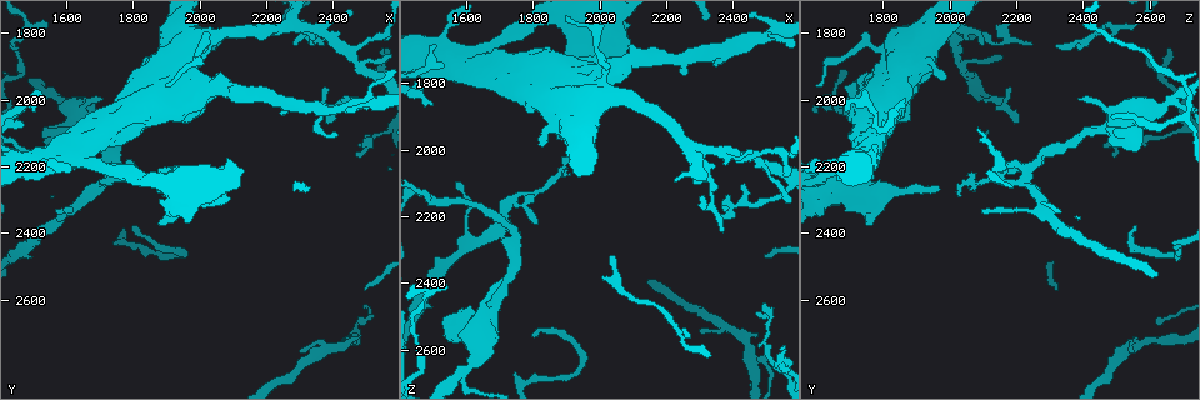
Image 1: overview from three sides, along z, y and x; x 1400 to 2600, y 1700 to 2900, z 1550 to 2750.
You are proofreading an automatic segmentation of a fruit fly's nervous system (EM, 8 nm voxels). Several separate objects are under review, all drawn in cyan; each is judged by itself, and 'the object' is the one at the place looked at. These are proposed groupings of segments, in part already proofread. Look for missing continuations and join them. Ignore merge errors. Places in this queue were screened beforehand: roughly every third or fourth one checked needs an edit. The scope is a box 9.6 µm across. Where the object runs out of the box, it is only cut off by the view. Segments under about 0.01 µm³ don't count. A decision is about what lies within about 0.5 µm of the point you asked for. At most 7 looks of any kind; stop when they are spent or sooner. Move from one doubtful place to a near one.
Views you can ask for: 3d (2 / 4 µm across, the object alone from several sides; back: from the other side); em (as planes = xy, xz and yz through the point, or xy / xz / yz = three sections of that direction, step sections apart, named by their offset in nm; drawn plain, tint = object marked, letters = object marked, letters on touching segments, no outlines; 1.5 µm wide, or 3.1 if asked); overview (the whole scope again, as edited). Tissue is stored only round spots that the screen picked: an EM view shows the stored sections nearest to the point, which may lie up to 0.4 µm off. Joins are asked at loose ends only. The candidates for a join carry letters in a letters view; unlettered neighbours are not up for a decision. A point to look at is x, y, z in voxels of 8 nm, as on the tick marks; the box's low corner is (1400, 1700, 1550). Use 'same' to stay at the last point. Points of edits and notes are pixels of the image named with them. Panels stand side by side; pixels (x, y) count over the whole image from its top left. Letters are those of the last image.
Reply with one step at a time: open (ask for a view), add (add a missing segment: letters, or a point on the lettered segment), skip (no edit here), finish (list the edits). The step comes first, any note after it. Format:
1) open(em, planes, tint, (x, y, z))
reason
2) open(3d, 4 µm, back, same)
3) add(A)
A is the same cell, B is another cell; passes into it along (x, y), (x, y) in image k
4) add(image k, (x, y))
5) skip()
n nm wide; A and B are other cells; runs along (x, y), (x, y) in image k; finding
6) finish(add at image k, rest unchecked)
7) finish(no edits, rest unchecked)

open(3d, 4 µm, (2030, 1840, 2320))
tapers out

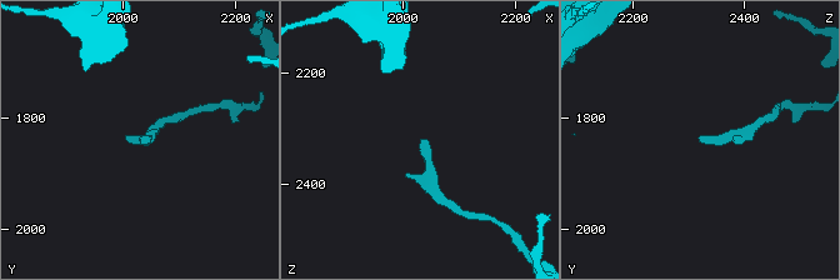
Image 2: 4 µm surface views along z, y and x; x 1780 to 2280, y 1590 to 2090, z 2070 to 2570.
open(em, planes, letters, (2035, 1840, 2325))

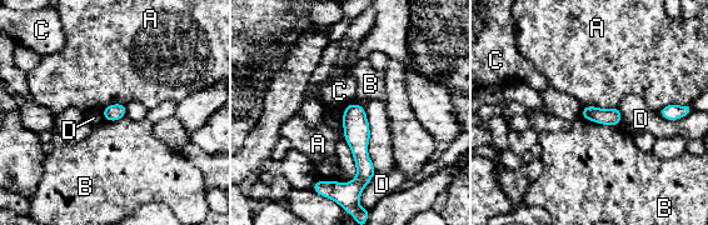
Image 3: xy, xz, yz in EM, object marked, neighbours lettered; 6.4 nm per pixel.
skip()
110 nm wide; A, B, C and D are other cells; runs along (354, 106), (360, 176), (344, 189) in image 3; no lettered segment goes on from it

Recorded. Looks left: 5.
open(em, xy, step 4, tint, (1550, 1790, 2410))
an open end

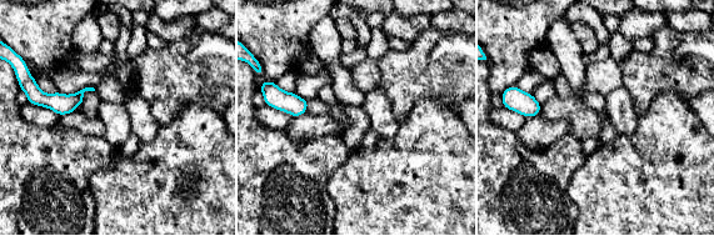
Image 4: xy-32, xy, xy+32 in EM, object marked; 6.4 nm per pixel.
open(em, planes, letters, same)

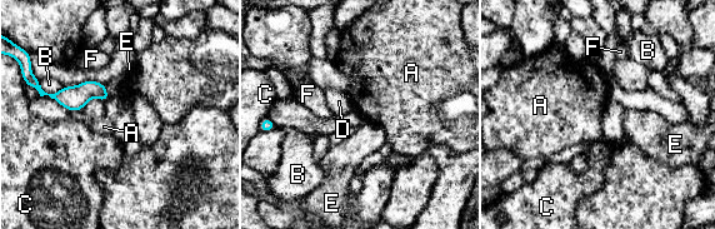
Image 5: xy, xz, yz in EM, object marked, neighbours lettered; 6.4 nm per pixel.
skip()
B touches over 100 nm; A, B, C, D, E and F are other cells; border along (73, 110), (79, 111) in image 5; none of them fits

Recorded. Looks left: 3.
open(em, yz, step 8, tint, (1490, 1990, 1860))
end of a long branch

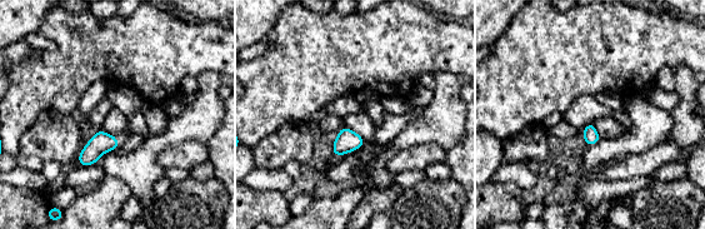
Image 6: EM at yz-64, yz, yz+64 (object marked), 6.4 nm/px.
open(em, planes, letters, same)
another direction

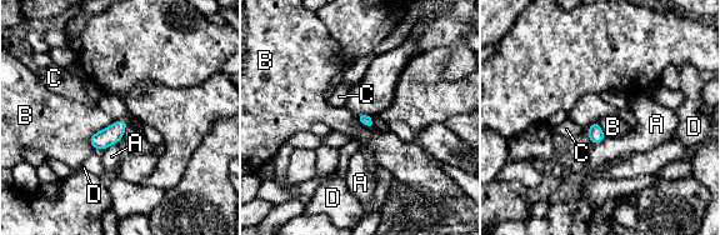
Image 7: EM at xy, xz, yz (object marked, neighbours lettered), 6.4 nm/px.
skip()
A, B, C and D are other cells; border along (114, 121), (90, 136), (94, 149) in image 7; none of them fits

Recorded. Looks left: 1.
finish(no edits, rest unchecked)

